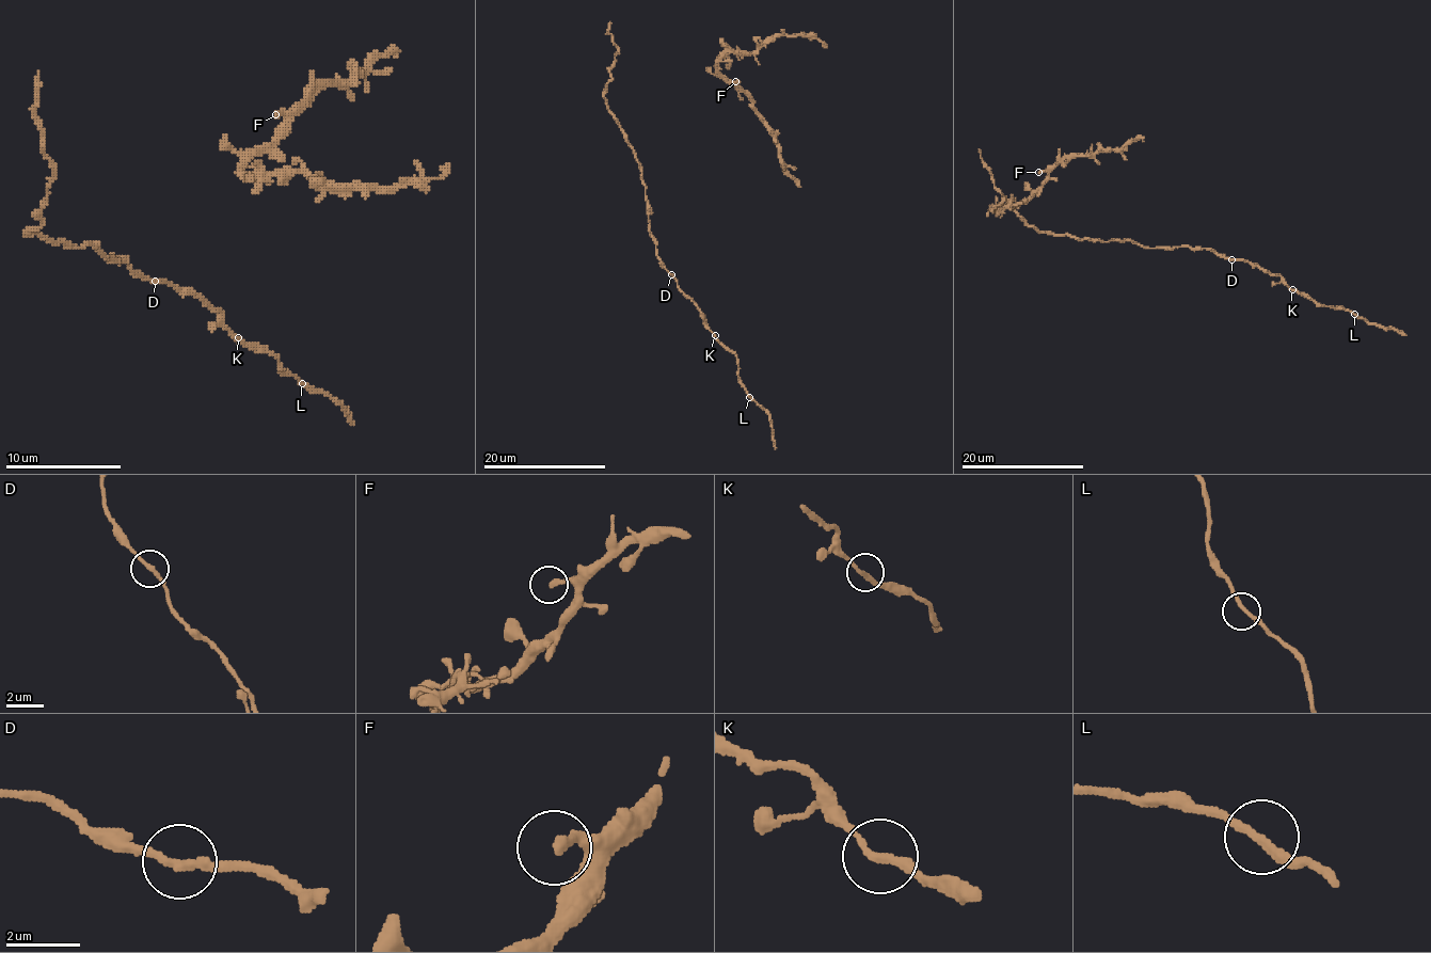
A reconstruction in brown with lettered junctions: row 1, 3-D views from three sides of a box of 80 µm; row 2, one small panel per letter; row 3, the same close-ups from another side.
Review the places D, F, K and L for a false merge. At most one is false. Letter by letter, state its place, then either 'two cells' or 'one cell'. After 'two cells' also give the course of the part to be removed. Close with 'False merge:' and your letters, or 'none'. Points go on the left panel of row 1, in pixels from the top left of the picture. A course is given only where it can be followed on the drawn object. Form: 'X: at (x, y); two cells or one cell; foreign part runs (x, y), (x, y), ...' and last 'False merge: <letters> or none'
D: at (155, 281); one cell
F: at (275, 114); one cell
K: at (238, 337); one cell
L: at (302, 383); one cell
False merge: none

